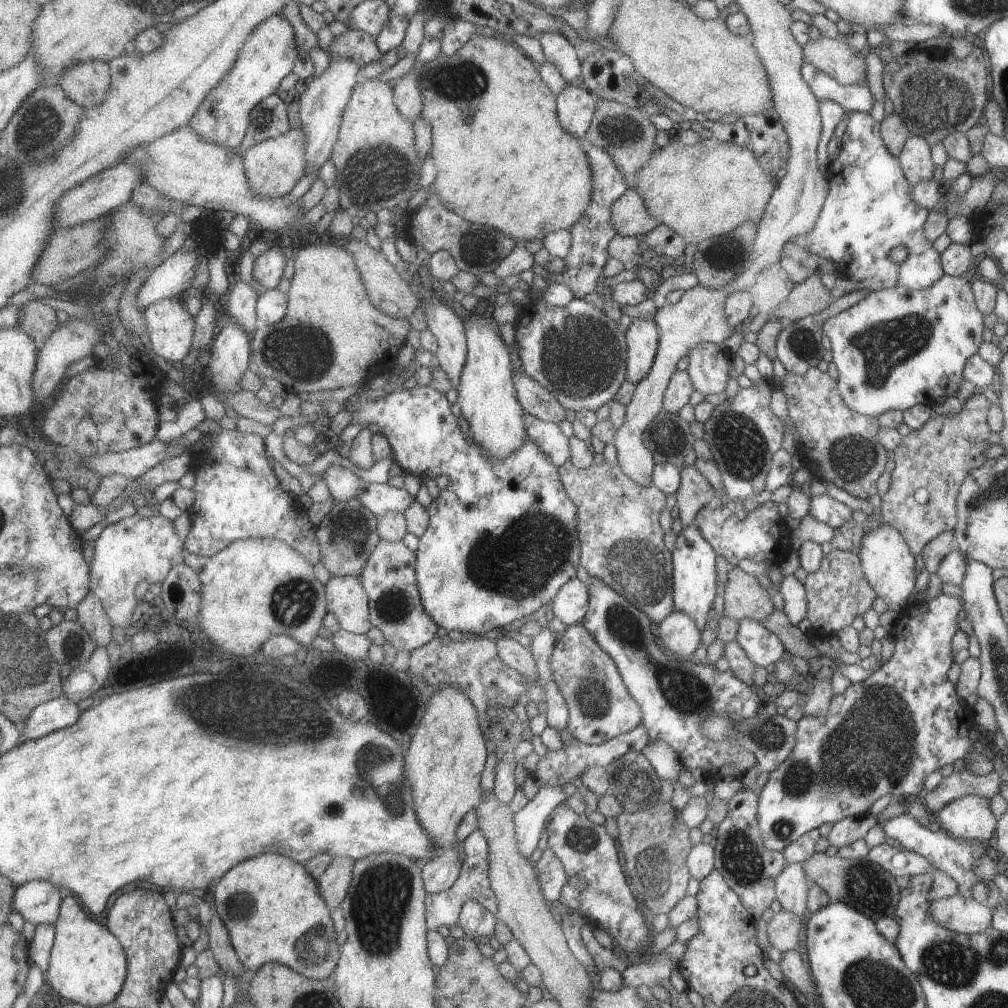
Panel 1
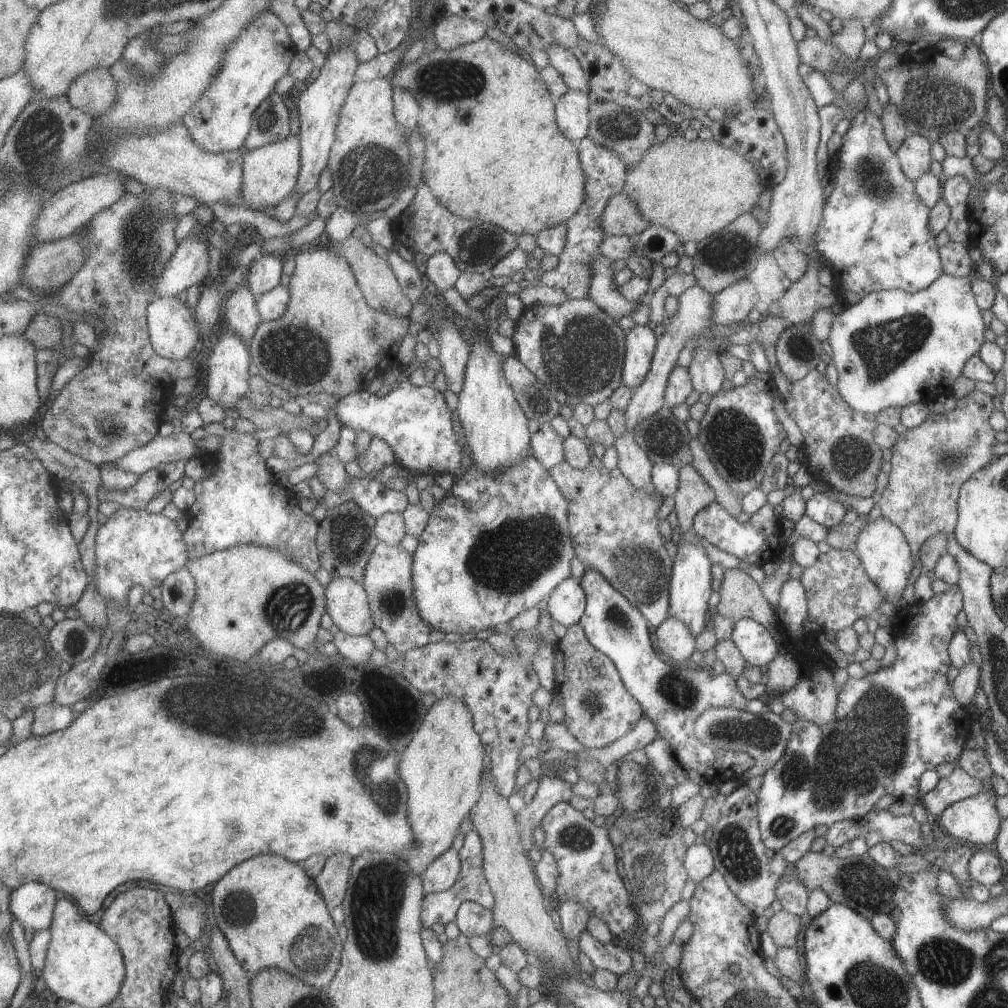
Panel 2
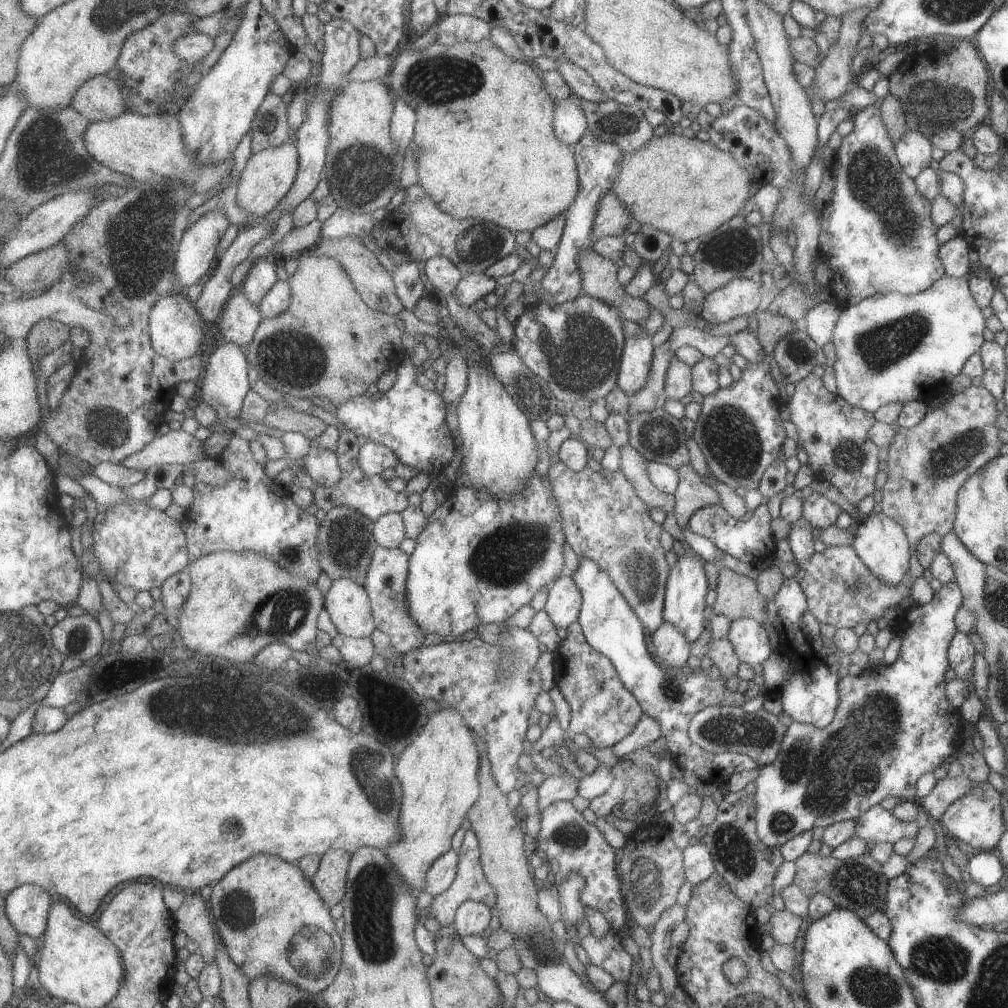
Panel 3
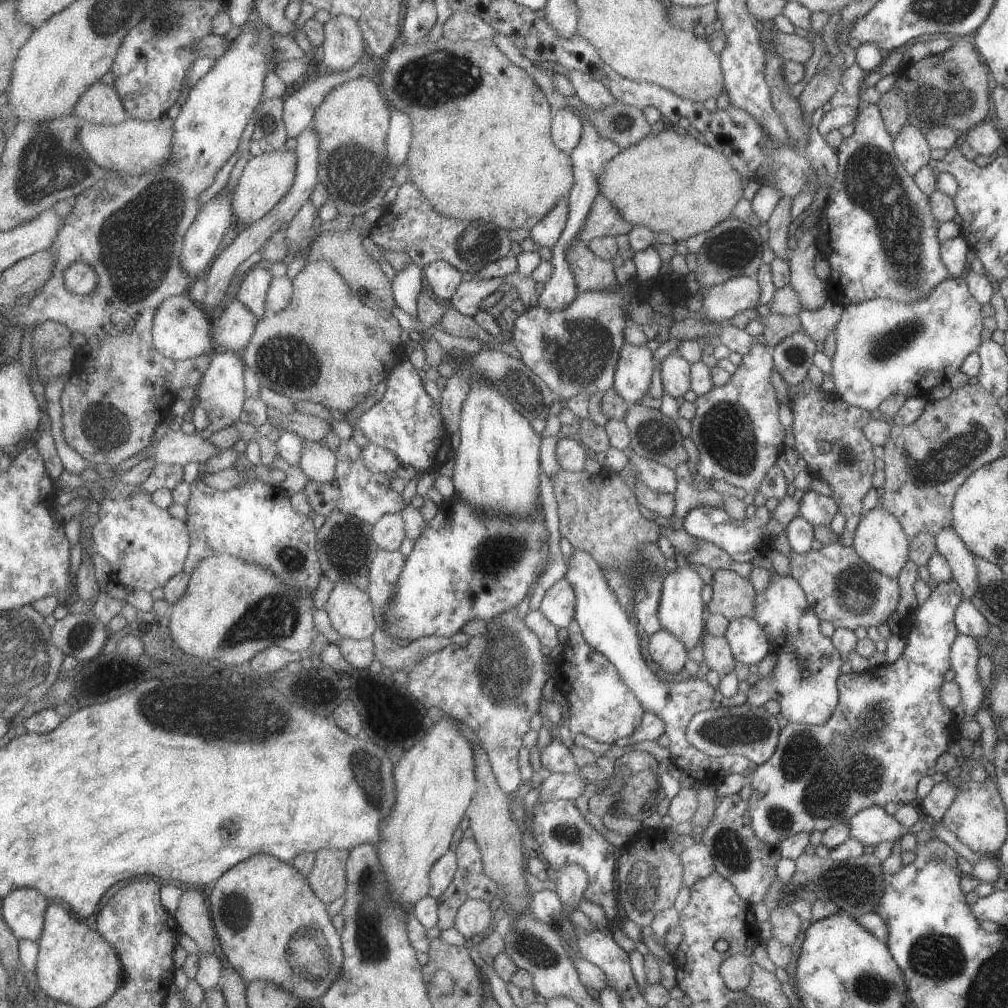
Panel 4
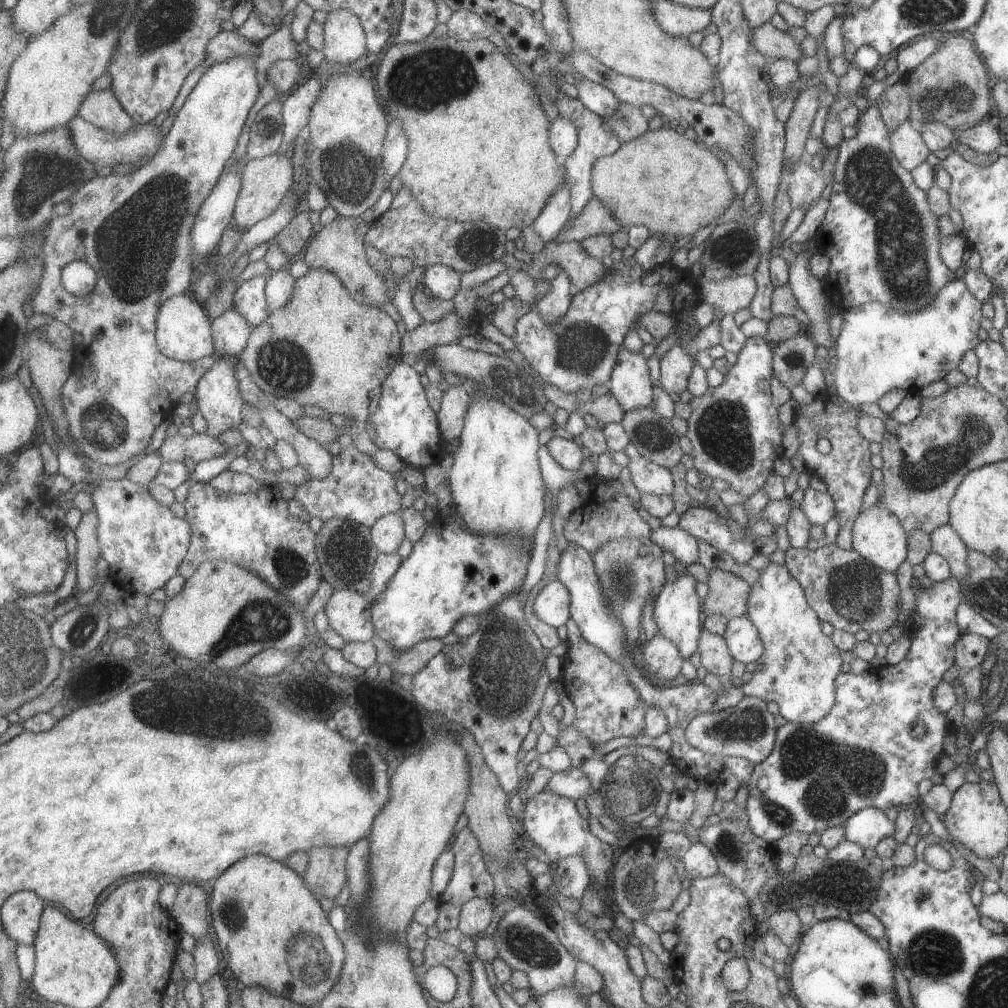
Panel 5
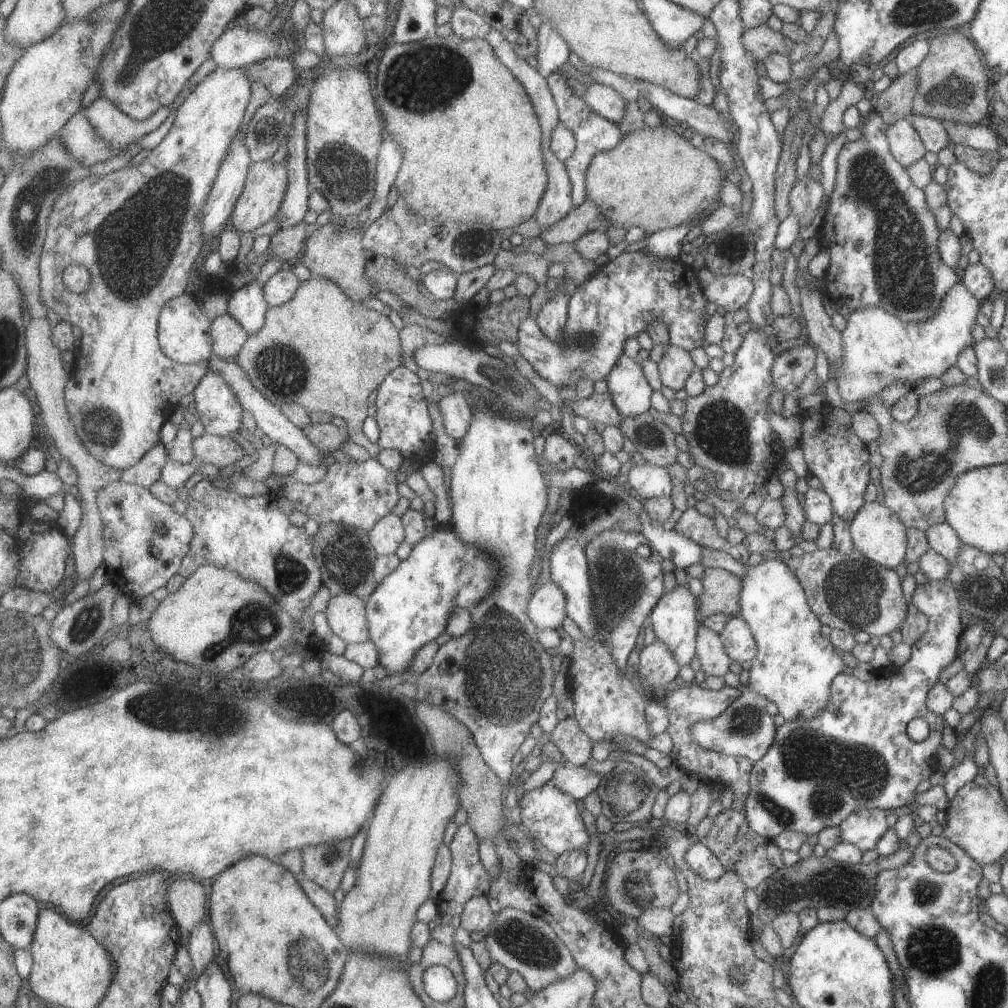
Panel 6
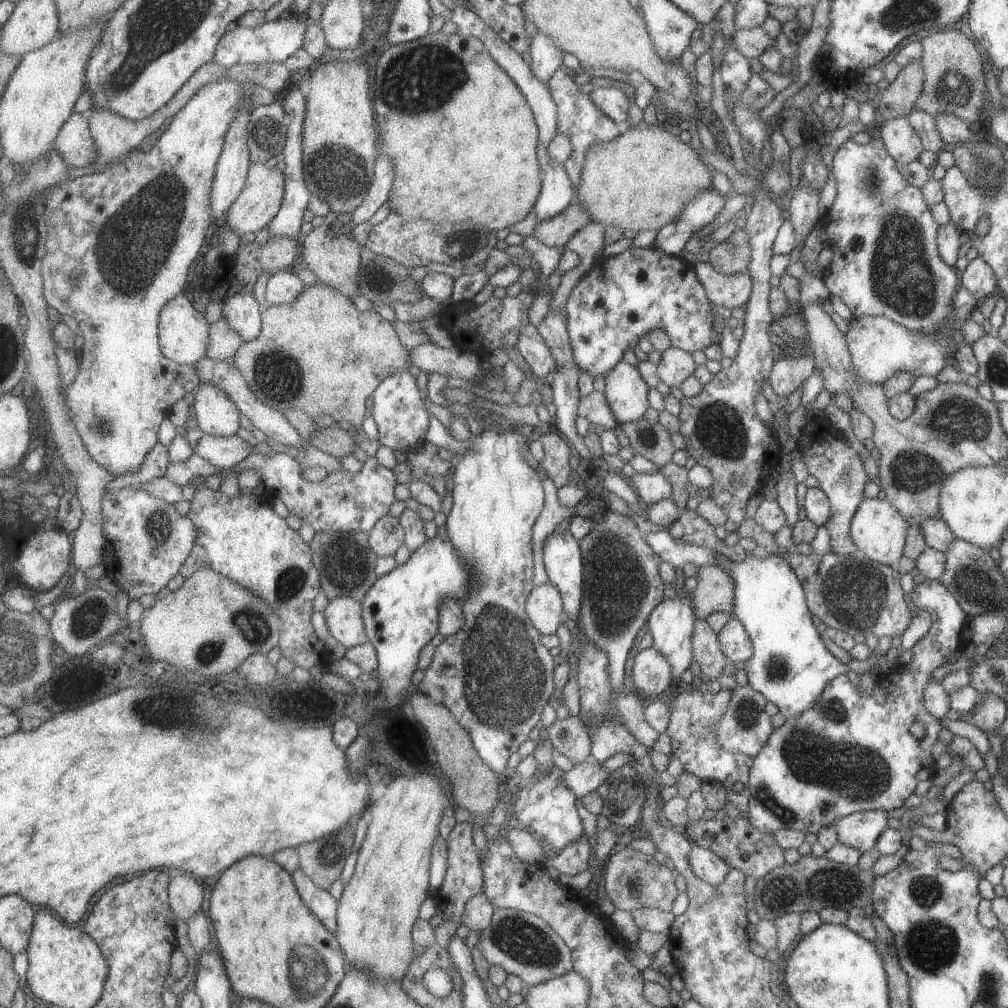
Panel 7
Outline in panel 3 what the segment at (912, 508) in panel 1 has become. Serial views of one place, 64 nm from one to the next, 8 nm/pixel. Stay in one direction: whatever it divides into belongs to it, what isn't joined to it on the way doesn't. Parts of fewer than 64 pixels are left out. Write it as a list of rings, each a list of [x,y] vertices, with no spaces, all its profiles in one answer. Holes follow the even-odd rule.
[[[969,385],[940,405],[929,406],[923,418],[920,418],[915,426],[900,427],[894,431],[894,438],[886,448],[887,459],[884,469],[886,481],[880,489],[880,503],[883,514],[899,523],[912,549],[908,568],[900,583],[912,583],[916,578],[922,576],[923,568],[917,562],[914,551],[916,542],[924,534],[944,535],[952,530],[956,494],[959,487],[976,470],[999,454],[997,450],[1002,443],[997,437],[1000,429],[995,425],[995,417],[999,413],[995,409],[995,403],[996,400],[985,387]]]

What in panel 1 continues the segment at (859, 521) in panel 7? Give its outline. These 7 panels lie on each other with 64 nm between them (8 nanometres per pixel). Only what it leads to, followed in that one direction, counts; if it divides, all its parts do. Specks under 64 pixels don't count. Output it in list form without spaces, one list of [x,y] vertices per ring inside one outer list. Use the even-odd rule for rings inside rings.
[[[880,521],[877,526],[861,537],[857,556],[864,577],[876,596],[879,596],[893,612],[898,614],[904,612],[907,600],[914,592],[915,574],[913,574],[914,556],[903,537],[891,525]]]

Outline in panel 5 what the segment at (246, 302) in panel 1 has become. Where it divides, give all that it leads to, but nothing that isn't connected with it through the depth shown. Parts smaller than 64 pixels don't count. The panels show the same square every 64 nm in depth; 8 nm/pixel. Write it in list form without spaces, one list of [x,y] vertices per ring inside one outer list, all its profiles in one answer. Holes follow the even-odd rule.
[[[231,308],[212,319],[217,356],[238,359],[249,344],[253,327],[237,309]]]

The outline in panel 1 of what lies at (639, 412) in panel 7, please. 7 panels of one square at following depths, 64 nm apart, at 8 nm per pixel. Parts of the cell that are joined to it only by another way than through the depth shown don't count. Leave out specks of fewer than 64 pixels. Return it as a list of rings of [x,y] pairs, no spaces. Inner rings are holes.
[[[633,319],[626,333],[626,381],[637,384],[649,372],[658,347],[659,331],[654,322]]]

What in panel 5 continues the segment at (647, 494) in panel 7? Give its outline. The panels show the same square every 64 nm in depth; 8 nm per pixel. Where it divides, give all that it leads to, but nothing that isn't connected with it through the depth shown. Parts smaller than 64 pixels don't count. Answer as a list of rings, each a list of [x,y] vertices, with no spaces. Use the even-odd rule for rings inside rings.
[[[630,442],[625,445],[624,451],[628,456],[629,478],[639,494],[670,495],[672,493],[674,484],[668,469],[643,458],[636,451],[635,445]]]

